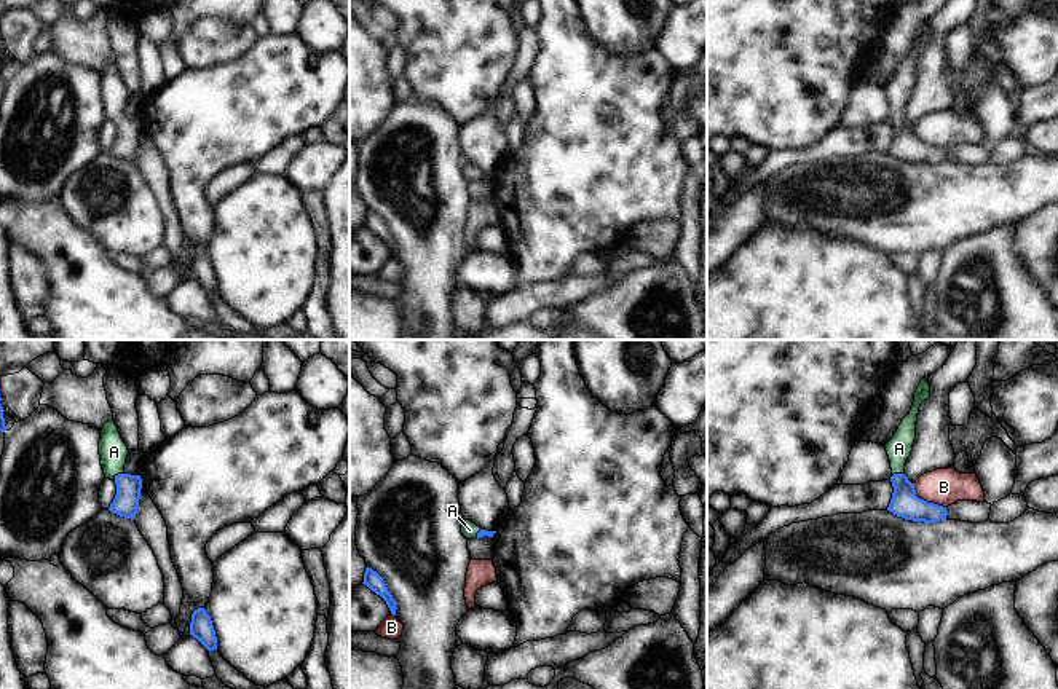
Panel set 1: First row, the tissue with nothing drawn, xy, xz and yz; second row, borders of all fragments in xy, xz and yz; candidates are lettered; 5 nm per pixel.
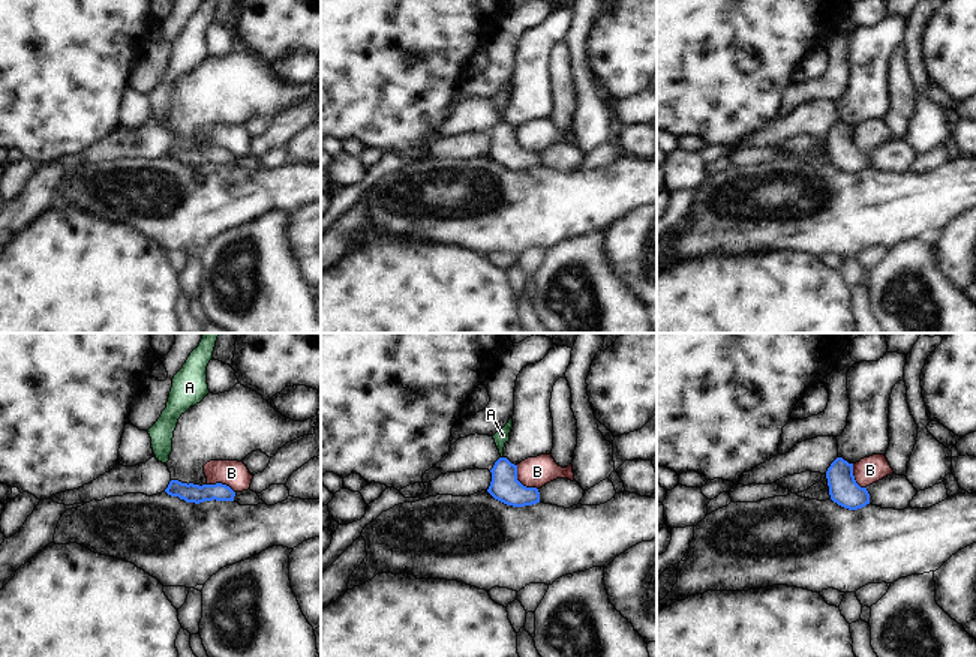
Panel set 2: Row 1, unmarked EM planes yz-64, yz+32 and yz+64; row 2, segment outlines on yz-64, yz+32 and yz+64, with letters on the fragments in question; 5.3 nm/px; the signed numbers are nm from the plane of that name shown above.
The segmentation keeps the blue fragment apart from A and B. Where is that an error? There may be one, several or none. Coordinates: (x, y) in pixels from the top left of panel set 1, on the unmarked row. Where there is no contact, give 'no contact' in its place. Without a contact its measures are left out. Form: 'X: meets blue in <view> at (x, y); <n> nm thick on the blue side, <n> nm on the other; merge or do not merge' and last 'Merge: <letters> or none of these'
A: meets blue in xy at (117, 118); 130 nm thick on the blue side, 140 nm on the other; merge
B: meets blue in yz at (926, 144); 140 nm thick on the blue side, 190 nm on the other; do not merge
Merge: A

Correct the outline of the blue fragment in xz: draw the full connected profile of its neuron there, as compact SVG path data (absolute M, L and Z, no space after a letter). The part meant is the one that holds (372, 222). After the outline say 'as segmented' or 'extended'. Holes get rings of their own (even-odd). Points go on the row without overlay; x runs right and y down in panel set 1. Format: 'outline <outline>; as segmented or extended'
outline M365 211L365 215L364 215L364 228L367 228L372 234L375 234L377 238L380 238L393 258L396 258L396 242L393 241L391 234L388 233L383 220L373 214L372 211Z; as segmented

